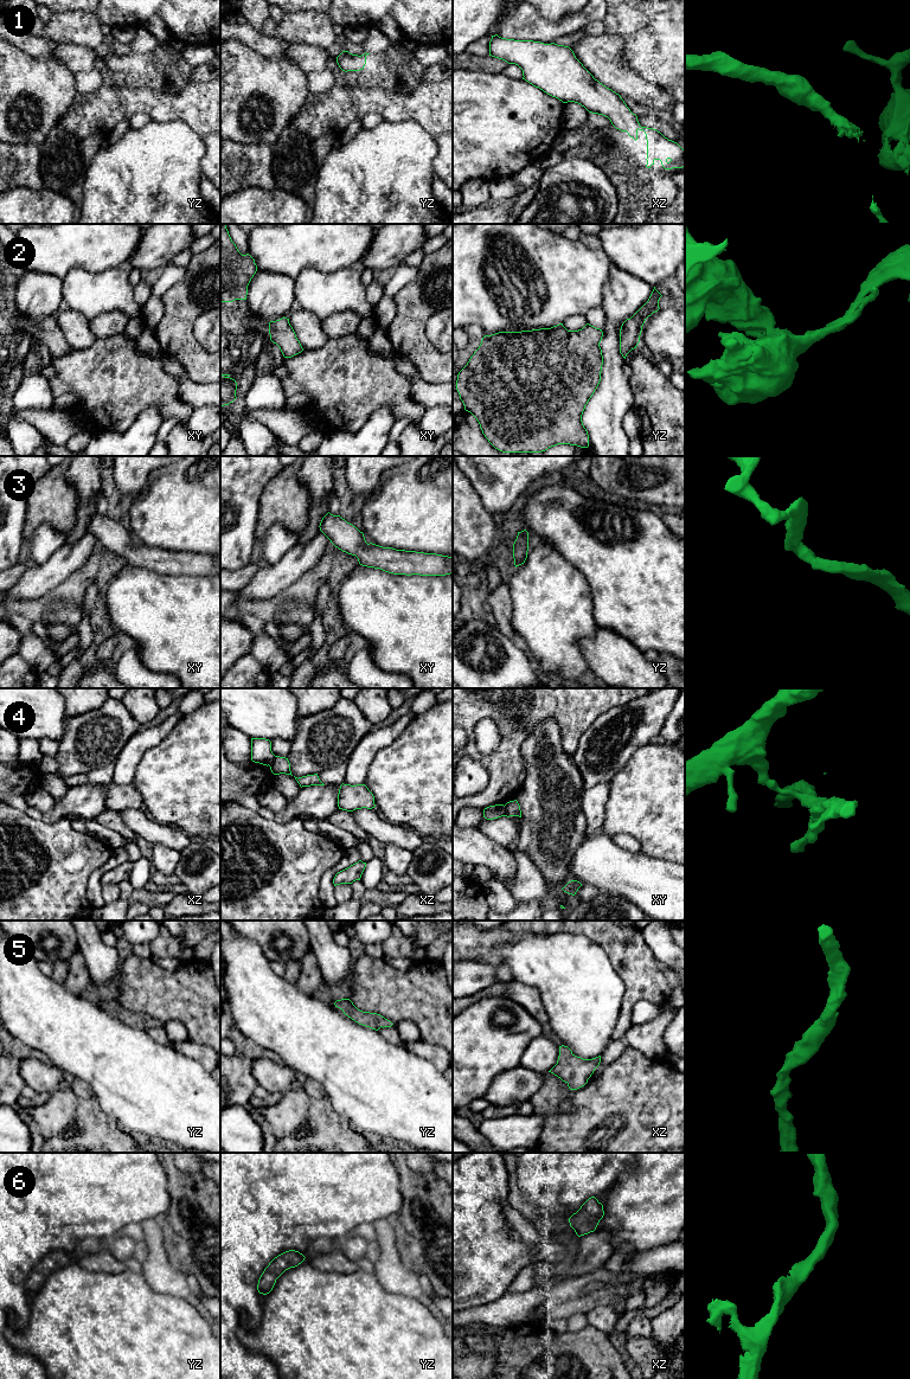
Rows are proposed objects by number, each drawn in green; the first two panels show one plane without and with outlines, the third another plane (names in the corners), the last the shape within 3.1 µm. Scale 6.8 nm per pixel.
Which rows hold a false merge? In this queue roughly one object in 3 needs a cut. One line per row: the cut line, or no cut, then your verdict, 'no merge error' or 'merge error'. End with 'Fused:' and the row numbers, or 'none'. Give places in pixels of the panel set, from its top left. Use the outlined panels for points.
1: no cut | no merge error
2: no cut | no merge error
3: no cut | no merge error
4: xy (504, 806), (505, 815) | merge error
5: no cut | no merge error
6: no cut | no merge error
Fused: 4

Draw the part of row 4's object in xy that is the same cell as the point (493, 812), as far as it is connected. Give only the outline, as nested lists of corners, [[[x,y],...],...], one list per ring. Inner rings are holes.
[[[504,804],[489,806],[483,809],[483,817],[487,820],[498,819],[505,816],[506,808]]]

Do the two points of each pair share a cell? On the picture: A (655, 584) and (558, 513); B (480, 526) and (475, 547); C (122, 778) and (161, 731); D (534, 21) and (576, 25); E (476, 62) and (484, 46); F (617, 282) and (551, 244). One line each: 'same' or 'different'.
A: same
B: same
C: same
D: same
E: different
F: different

